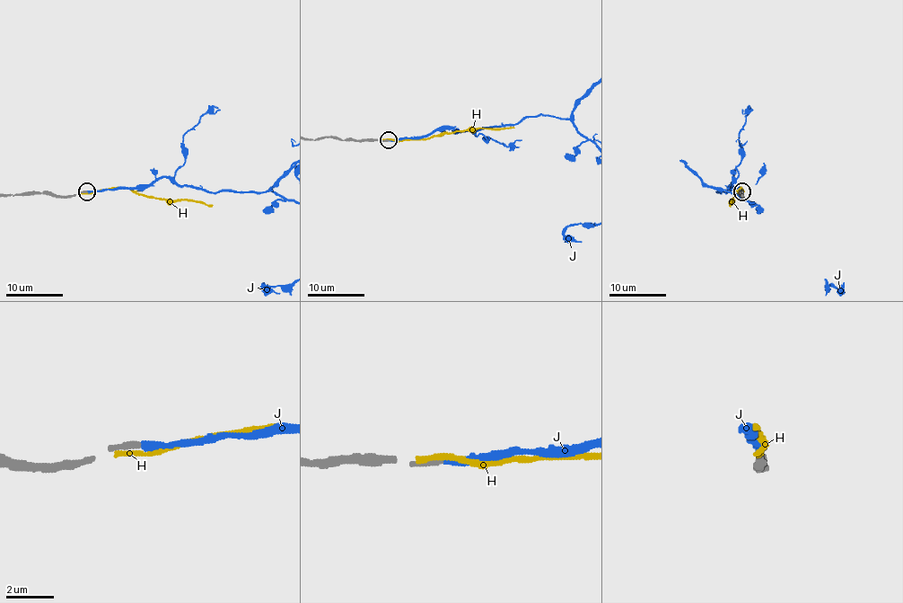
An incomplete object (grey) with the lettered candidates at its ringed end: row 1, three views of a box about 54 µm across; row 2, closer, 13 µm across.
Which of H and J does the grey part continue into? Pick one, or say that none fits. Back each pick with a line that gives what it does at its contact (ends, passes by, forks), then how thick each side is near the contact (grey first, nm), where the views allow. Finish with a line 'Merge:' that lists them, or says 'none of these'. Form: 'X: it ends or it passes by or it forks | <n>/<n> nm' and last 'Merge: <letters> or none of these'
J: it ends | 260/280 nm
Merge: J

